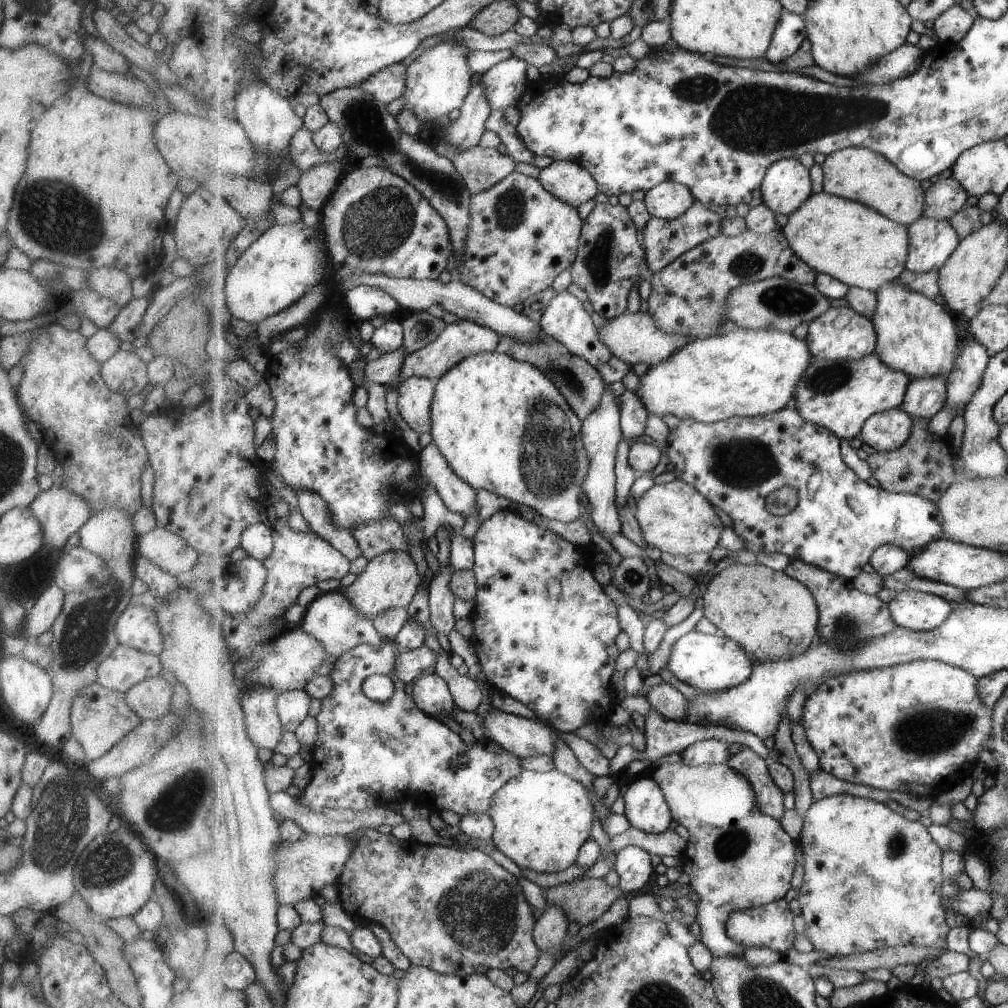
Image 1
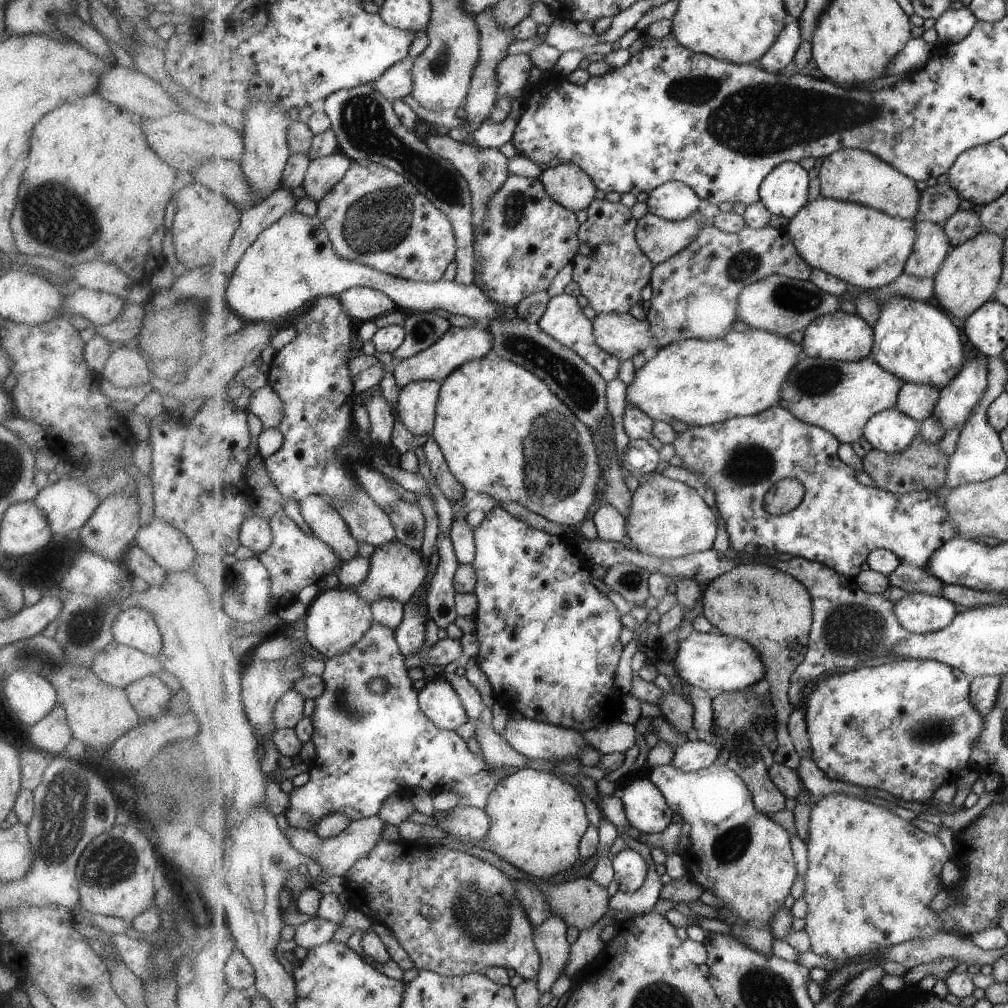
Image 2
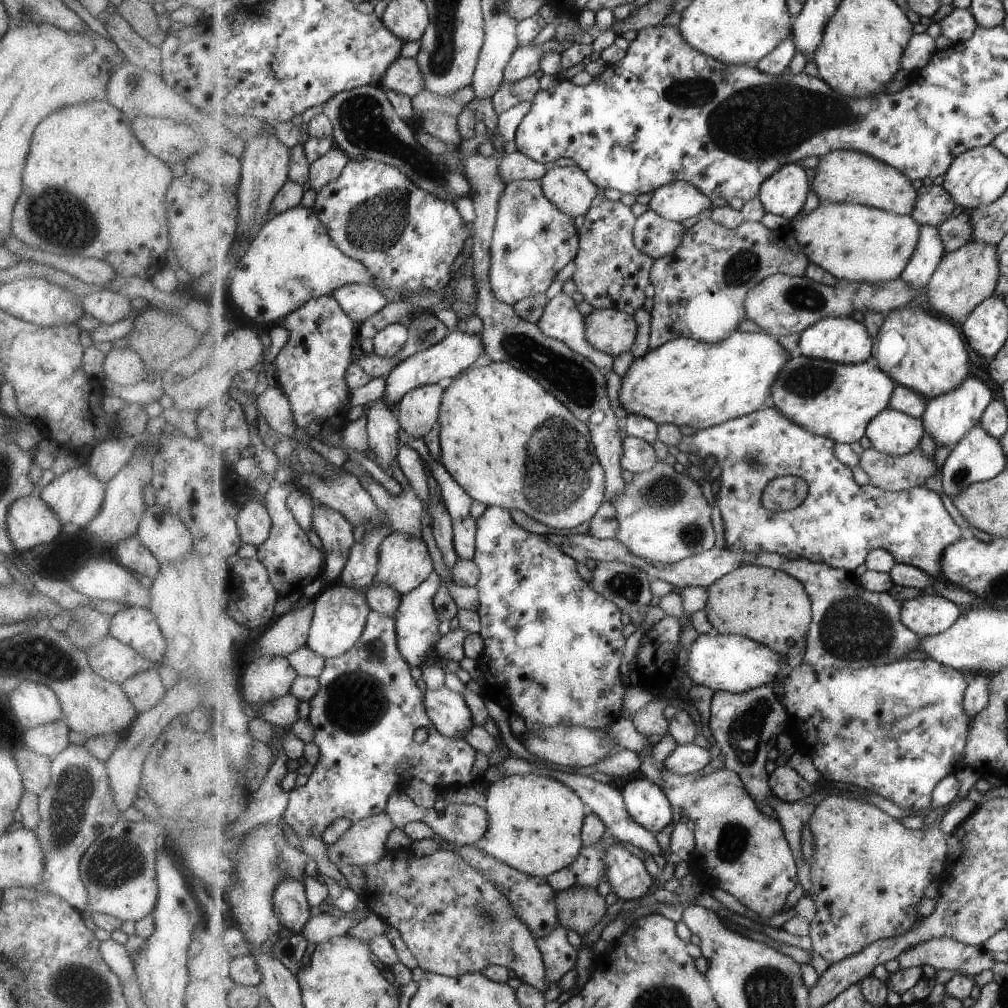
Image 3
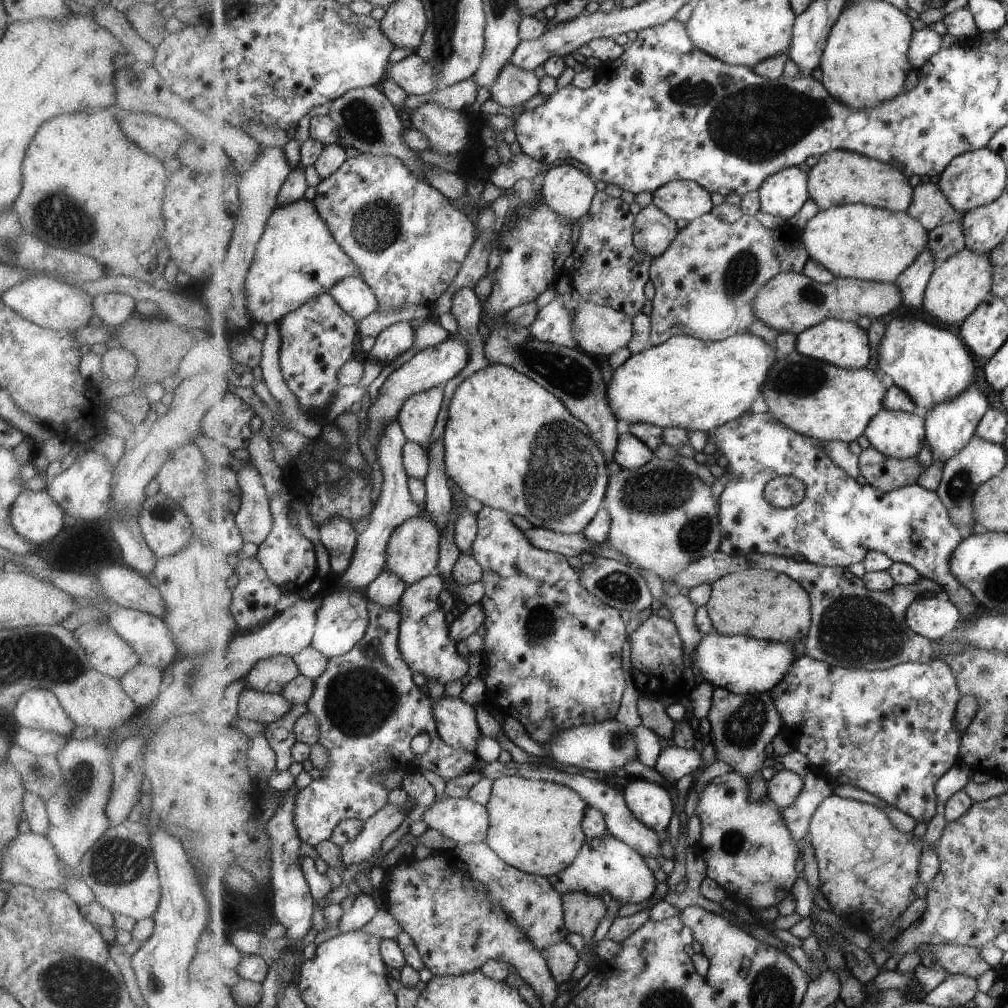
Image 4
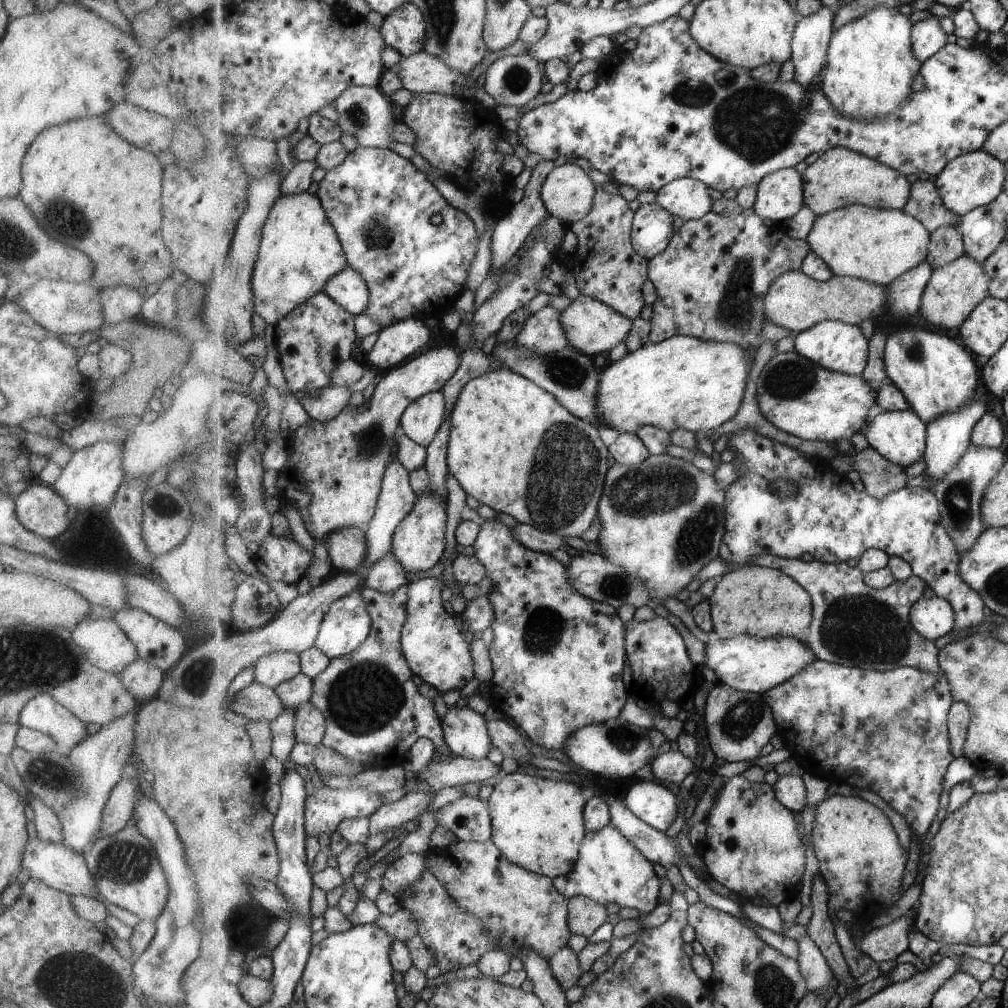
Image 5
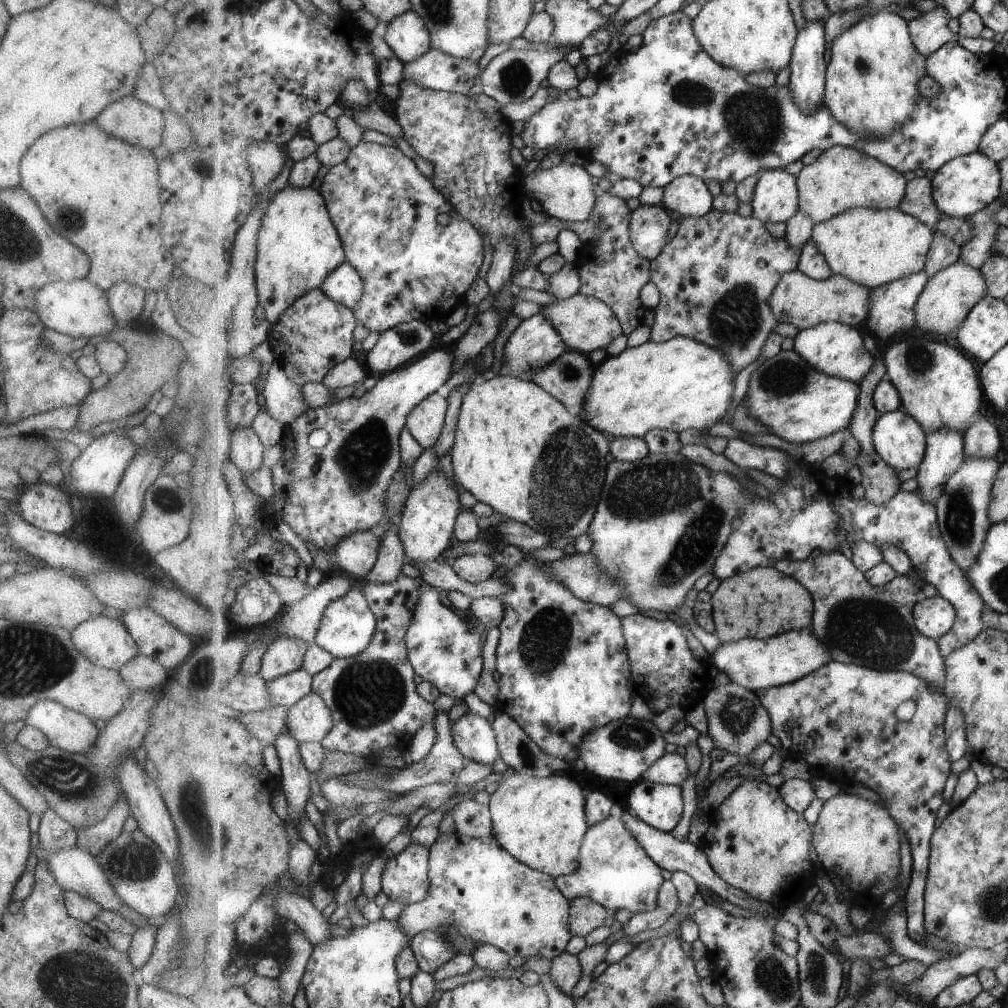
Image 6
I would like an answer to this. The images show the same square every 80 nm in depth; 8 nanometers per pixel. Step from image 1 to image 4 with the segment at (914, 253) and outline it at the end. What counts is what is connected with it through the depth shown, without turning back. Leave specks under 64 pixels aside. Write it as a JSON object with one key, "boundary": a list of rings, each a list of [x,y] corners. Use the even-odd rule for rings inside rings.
{"boundary":[[[929,244],[917,260],[903,272],[896,284],[903,290],[903,304],[909,308],[924,308],[924,298],[933,272],[936,271],[939,262],[933,254],[933,248]]]}

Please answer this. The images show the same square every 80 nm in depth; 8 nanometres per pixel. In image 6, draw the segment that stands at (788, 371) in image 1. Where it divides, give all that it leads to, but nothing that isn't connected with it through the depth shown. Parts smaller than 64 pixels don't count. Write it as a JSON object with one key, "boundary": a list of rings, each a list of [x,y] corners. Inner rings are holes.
{"boundary":[[[687,336],[665,343],[647,342],[627,348],[618,356],[606,357],[597,365],[593,386],[587,392],[583,417],[597,430],[617,436],[645,437],[651,428],[681,433],[693,428],[708,430],[731,408],[733,385],[739,372],[733,368],[731,356]]]}

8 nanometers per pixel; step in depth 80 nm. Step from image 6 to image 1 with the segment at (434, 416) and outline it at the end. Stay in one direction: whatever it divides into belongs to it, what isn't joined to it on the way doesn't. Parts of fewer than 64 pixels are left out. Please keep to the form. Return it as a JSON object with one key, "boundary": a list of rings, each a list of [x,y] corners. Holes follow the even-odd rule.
{"boundary":[[[412,376],[399,382],[397,409],[406,424],[418,432],[432,432],[432,404],[440,379]]]}

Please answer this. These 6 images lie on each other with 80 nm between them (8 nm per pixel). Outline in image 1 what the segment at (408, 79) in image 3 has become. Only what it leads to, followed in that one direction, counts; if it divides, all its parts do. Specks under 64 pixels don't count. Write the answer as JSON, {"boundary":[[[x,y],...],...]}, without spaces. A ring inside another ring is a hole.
{"boundary":[[[395,63],[376,75],[370,76],[359,86],[374,99],[389,104],[395,98],[400,98],[406,89],[408,66],[402,63]]]}

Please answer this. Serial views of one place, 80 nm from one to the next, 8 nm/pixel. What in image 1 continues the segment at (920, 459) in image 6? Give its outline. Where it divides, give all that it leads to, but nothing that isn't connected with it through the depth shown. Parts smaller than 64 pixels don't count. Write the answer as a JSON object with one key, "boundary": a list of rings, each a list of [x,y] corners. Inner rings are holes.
{"boundary":[[[896,408],[871,415],[860,437],[877,451],[891,452],[908,442],[913,427],[914,418],[903,409]]]}

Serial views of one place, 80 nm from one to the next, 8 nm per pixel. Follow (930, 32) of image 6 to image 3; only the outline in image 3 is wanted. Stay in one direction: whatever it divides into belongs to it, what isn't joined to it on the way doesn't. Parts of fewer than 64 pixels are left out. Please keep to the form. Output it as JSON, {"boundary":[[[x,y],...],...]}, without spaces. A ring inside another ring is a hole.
{"boundary":[[[926,32],[914,33],[901,59],[901,66],[914,76],[931,62],[937,50],[933,36]]]}

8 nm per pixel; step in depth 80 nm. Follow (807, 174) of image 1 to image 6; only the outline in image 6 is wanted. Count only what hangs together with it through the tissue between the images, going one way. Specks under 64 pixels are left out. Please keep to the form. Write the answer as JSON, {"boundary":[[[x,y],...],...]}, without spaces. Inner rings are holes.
{"boundary":[[[782,169],[765,171],[753,202],[753,216],[764,222],[782,222],[792,219],[801,208],[798,177]]]}

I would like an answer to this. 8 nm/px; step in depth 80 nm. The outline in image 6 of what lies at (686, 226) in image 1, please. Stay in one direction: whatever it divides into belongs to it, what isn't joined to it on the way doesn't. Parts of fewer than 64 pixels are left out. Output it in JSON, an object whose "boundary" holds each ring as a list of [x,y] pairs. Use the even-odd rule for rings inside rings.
{"boundary":[[[641,205],[631,216],[631,241],[633,247],[649,261],[657,259],[667,245],[667,236],[675,215],[662,205]]]}

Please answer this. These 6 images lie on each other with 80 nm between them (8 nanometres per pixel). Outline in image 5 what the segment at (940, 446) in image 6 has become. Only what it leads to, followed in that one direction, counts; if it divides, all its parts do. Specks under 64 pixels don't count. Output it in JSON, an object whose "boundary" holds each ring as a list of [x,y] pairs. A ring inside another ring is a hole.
{"boundary":[[[974,401],[957,410],[957,412],[947,412],[947,414],[941,414],[937,420],[931,422],[927,428],[926,439],[926,471],[929,480],[933,480],[936,484],[941,482],[947,472],[959,464],[959,460],[967,454],[969,446],[971,446],[971,436],[973,434],[973,428],[977,426],[977,422],[980,422],[987,415],[987,408],[983,402]]]}

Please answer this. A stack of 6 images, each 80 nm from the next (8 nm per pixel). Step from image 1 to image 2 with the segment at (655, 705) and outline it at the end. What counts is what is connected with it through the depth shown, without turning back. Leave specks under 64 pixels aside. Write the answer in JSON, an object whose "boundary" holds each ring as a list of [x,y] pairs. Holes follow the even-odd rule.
{"boundary":[[[666,692],[664,701],[659,708],[665,718],[684,735],[688,735],[695,731],[693,724],[693,705],[689,704],[683,696],[679,696],[678,692]]]}

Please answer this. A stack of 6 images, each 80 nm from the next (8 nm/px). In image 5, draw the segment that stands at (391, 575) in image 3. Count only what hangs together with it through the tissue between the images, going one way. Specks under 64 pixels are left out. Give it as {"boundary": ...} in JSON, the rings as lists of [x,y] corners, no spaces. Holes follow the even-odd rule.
{"boundary":[[[430,489],[418,496],[413,510],[407,514],[407,518],[399,524],[393,543],[391,544],[391,554],[395,560],[401,564],[405,574],[425,572],[437,566],[441,556],[445,555],[447,548],[447,502],[437,494],[431,494]]]}

